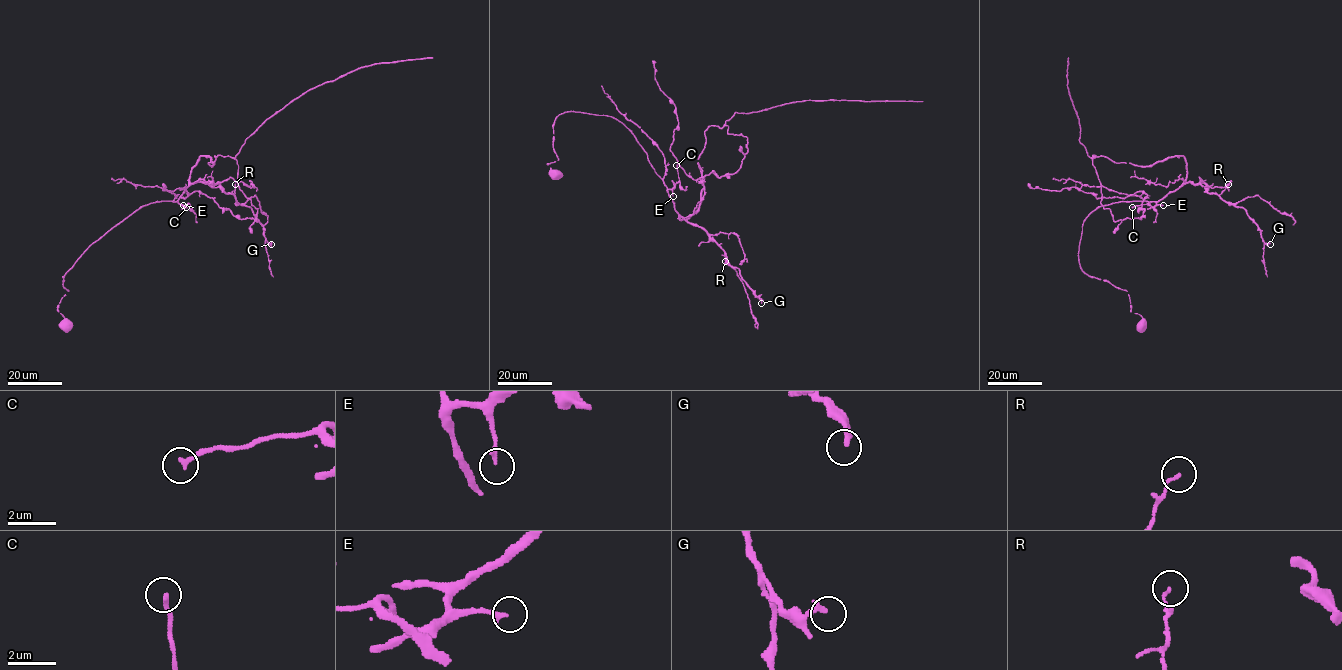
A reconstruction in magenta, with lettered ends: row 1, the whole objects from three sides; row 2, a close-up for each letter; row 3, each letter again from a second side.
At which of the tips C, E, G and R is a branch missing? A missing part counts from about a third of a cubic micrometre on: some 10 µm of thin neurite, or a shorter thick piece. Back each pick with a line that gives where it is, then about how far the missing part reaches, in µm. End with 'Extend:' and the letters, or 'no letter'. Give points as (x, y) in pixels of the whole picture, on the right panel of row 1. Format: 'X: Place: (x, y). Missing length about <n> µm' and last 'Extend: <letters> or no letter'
Extend: no letter

